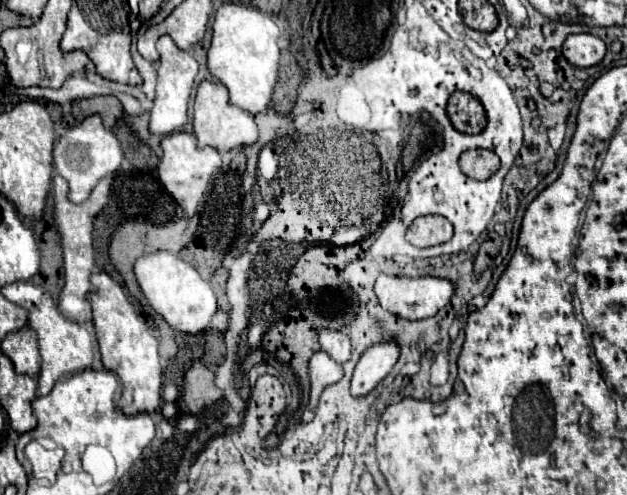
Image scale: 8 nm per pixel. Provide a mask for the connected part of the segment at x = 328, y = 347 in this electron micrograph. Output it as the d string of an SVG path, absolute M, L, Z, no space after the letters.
M319 330L317 334L319 334L321 350L327 352L337 364L343 364L351 358L351 344L349 344L349 338L343 332Z

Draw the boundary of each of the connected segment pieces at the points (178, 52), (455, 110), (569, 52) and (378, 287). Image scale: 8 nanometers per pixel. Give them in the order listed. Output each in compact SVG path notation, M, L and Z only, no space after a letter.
M167 34L157 40L157 50L161 58L159 58L159 70L157 70L155 102L153 102L151 118L149 118L149 134L165 136L181 128L183 124L187 124L187 104L189 104L189 96L191 96L191 88L193 88L199 64L191 52L177 48L175 42Z
M453 92L449 96L447 116L453 128L465 134L479 134L487 124L485 108L477 98L467 92Z
M571 34L563 42L563 56L575 68L589 68L603 60L605 42L593 34Z
M381 274L375 282L375 294L381 302L381 306L405 320L423 320L429 316L435 316L453 296L453 284L449 280L423 276L423 278L409 278L409 276L387 276Z

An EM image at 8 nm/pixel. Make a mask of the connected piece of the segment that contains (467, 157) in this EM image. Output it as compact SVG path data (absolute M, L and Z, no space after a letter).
M483 148L467 150L459 158L459 168L469 178L487 180L489 176L493 176L493 172L497 172L499 156L495 152L491 152L491 150L483 150Z

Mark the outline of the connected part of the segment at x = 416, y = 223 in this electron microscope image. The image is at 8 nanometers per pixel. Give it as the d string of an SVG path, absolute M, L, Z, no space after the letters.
M439 214L419 216L417 220L413 220L413 224L407 230L407 240L413 246L419 246L419 248L443 244L451 236L453 236L451 222L445 216L439 216Z

